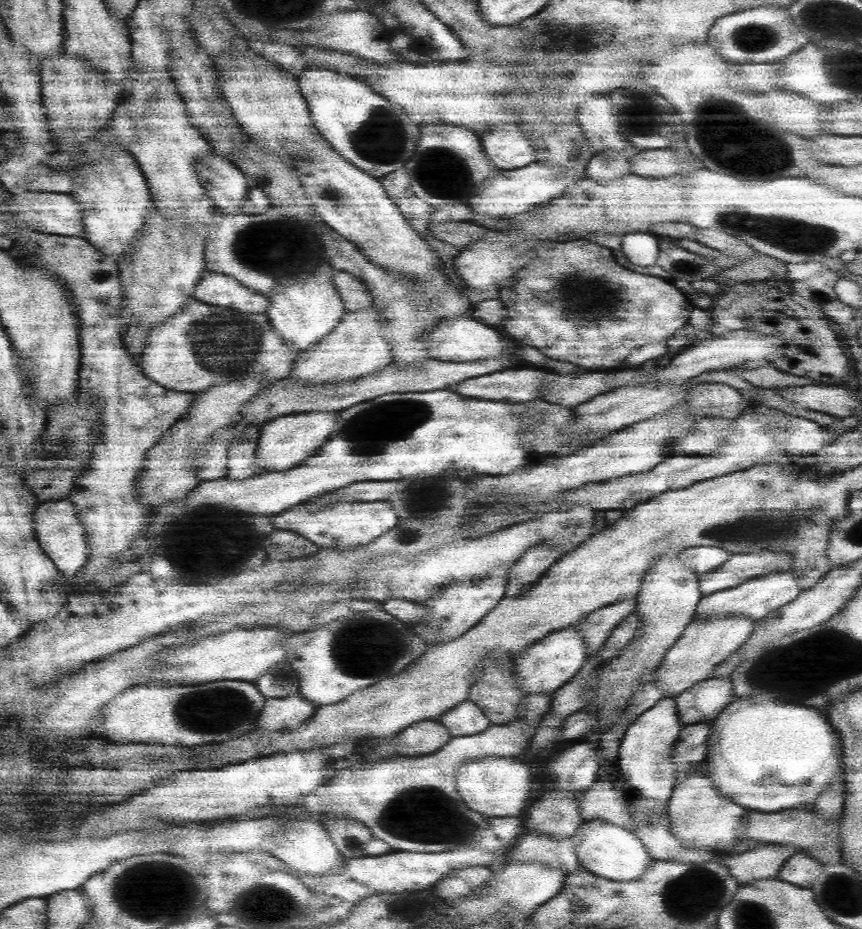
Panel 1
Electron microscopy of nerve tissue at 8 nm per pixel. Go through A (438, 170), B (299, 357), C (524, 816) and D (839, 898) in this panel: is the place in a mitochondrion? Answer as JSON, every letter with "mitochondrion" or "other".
{"A":"mitochondrion","B":"other","C":"other","D":"mitochondrion"}

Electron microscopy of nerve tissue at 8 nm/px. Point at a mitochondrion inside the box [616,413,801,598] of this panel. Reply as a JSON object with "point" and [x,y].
{"point":[732,534]}

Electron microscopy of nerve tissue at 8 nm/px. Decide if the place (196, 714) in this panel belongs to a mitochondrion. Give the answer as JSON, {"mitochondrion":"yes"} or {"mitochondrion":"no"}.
{"mitochondrion":"yes"}

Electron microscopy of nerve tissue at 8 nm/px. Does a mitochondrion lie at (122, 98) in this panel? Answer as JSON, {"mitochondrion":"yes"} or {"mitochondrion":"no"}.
{"mitochondrion":"no"}

